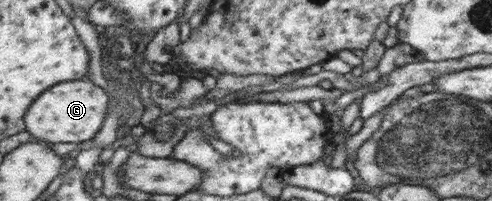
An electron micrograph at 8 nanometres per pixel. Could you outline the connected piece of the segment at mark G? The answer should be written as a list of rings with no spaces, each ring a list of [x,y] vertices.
[[[78,80],[76,82],[64,82],[60,86],[54,86],[52,90],[46,90],[36,98],[36,106],[28,110],[28,134],[38,141],[58,144],[58,142],[84,142],[95,136],[100,130],[107,116],[106,94],[102,88],[88,82]]]

